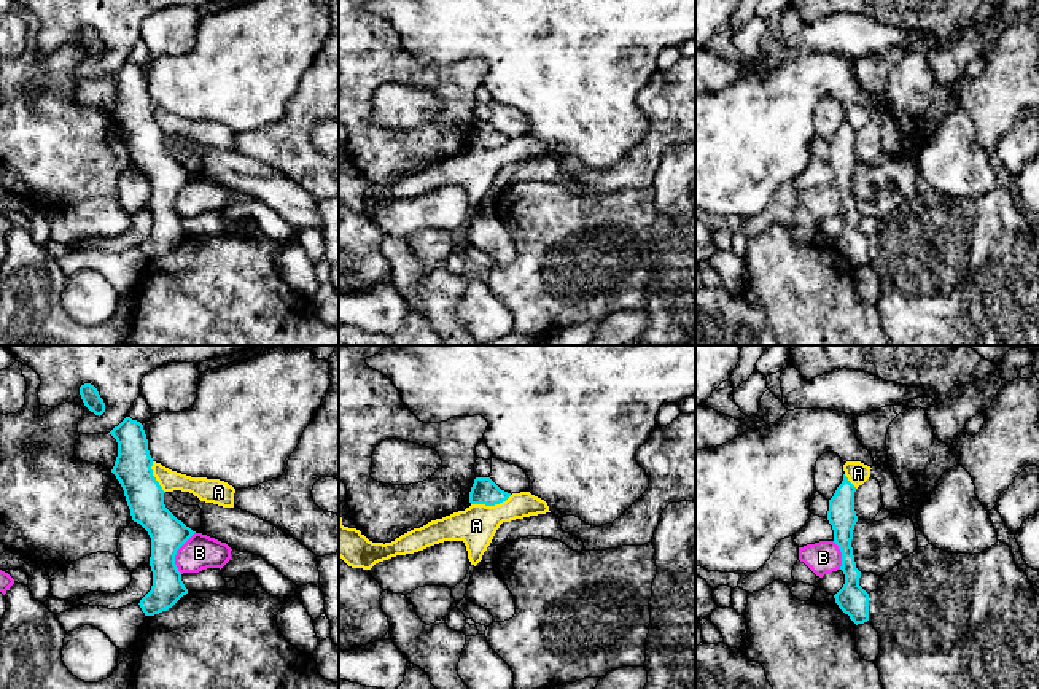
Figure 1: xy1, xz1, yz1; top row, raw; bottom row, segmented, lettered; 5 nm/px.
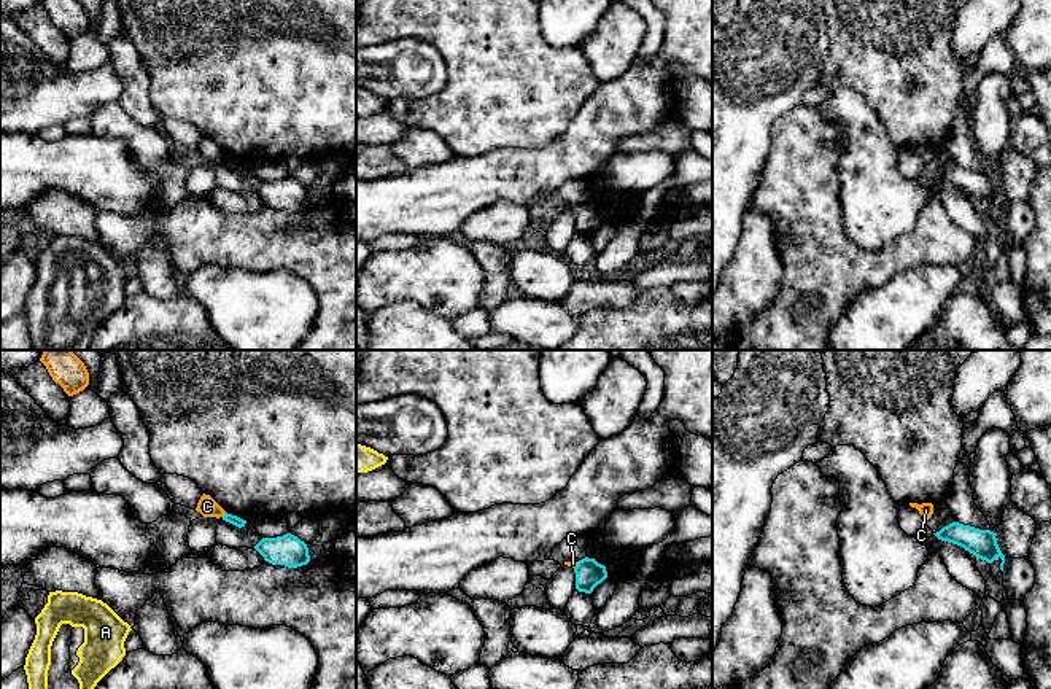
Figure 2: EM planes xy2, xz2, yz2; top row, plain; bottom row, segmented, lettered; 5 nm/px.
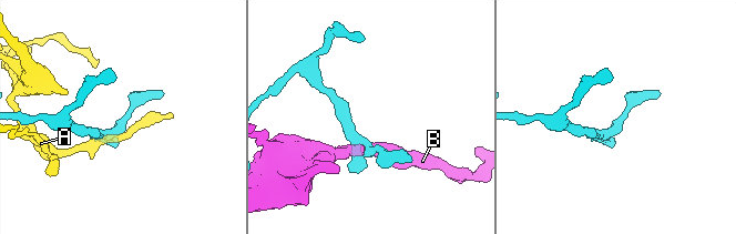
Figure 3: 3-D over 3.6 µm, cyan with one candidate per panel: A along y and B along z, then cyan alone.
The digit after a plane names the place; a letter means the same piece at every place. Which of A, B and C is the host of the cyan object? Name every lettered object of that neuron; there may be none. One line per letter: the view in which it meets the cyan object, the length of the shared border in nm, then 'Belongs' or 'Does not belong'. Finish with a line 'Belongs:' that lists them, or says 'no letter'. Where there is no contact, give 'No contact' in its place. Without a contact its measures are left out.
A: Touches cyan in xz1. Shared border 220 nm. Does not belong
B: Touches cyan in xy1. Shared border 220 nm. Does not belong
C: Touches cyan in xy2. Shared border 40 nm. Belongs
Belongs: C

